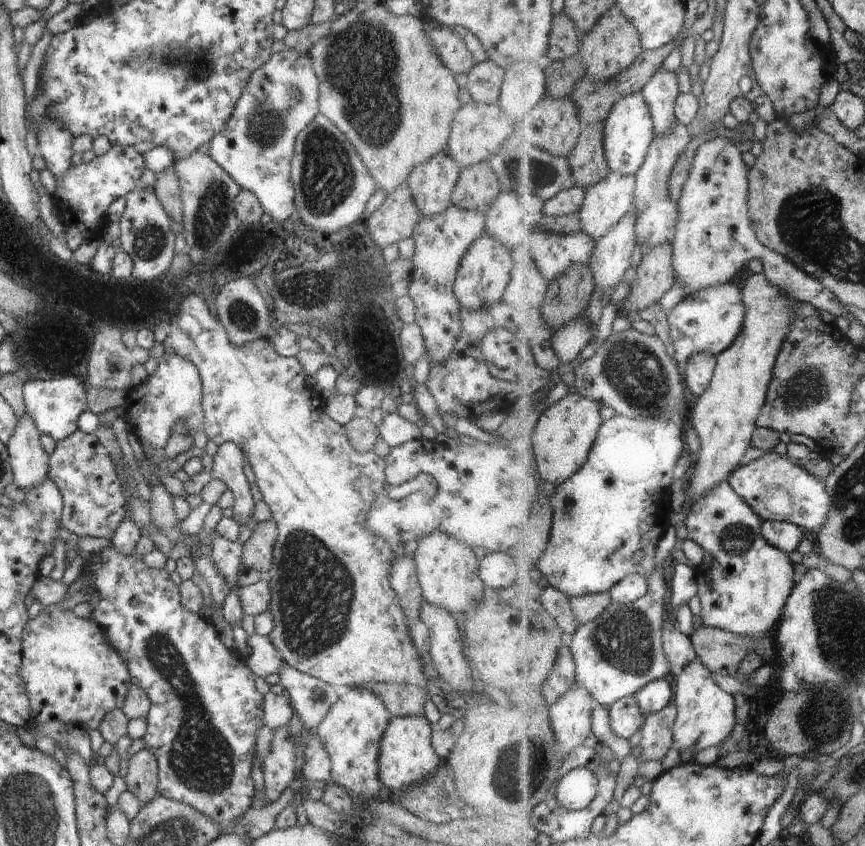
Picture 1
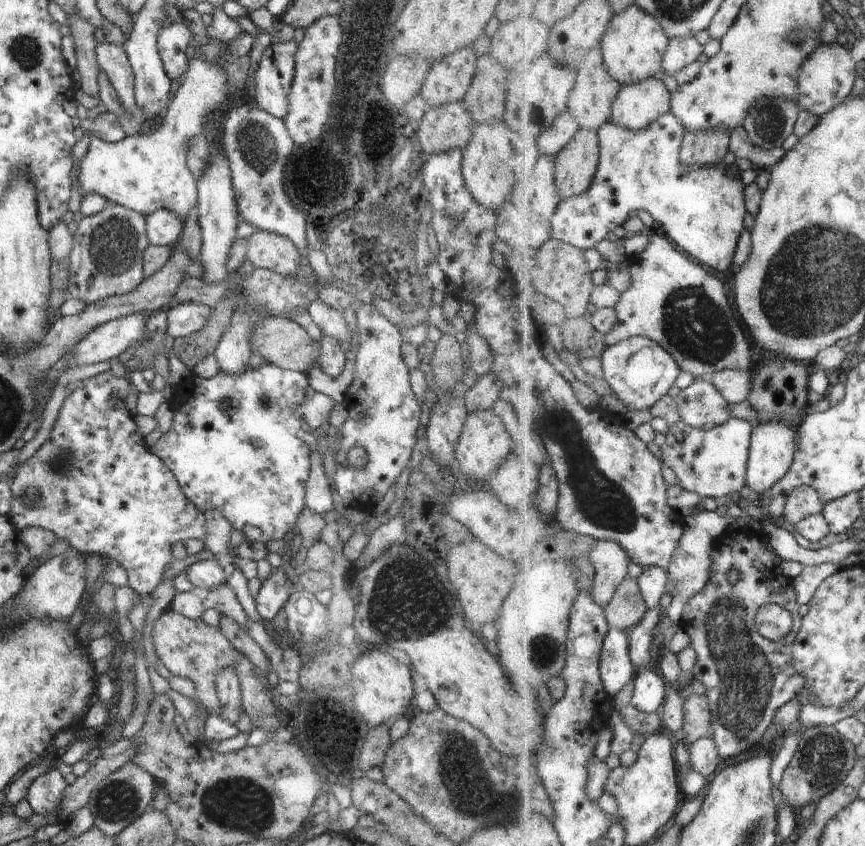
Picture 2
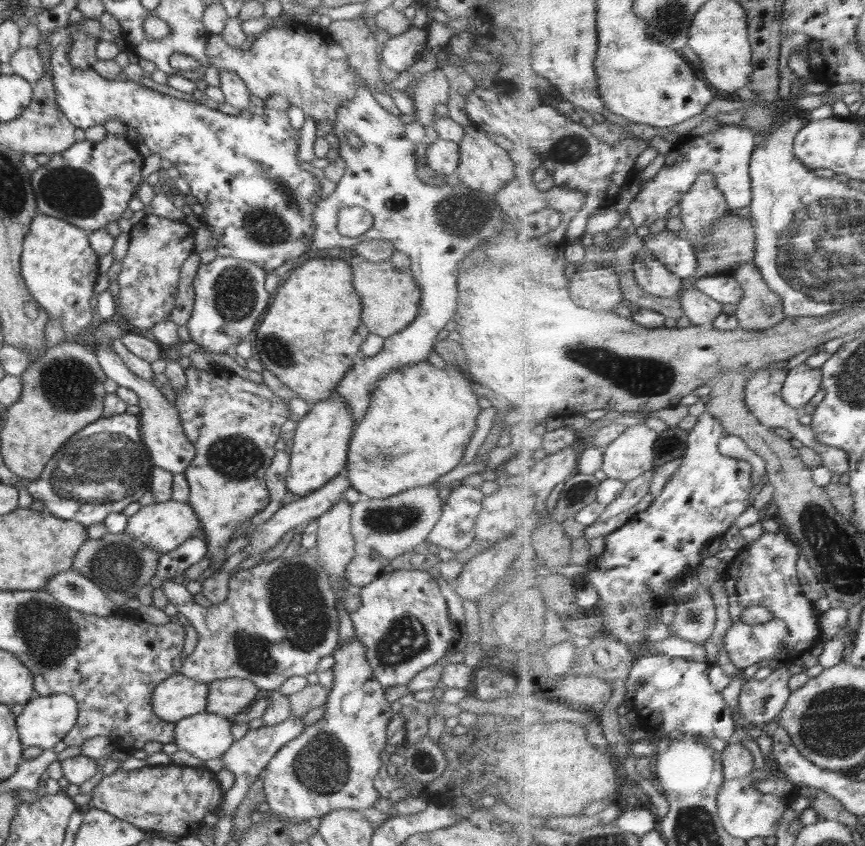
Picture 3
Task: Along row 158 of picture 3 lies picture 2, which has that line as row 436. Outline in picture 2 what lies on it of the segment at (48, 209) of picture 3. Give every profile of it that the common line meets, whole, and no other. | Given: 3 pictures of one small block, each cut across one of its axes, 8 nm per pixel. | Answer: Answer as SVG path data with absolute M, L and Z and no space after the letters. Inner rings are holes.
M111 369L98 373L94 377L80 381L78 386L72 390L71 394L65 397L65 400L58 413L58 418L55 420L50 438L40 446L40 448L25 462L22 462L15 470L15 475L9 482L10 490L12 491L11 507L7 512L9 521L18 531L28 527L40 527L54 532L57 538L66 538L71 544L72 549L79 550L85 555L99 554L103 558L112 558L120 564L129 578L129 586L139 595L147 595L160 584L162 573L174 557L171 551L171 545L175 542L187 541L189 538L196 540L206 540L206 518L195 509L194 505L186 498L182 492L176 477L170 469L158 458L147 446L145 437L138 432L138 426L134 421L127 404L126 397L131 393L133 388L128 376L119 377L112 373ZM50 516L62 516L60 520L50 520Z

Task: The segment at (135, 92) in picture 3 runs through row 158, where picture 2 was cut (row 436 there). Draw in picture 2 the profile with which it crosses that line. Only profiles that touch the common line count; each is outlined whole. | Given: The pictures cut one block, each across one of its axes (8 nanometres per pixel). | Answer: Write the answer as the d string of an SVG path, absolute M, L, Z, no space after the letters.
M264 362L259 368L248 368L241 374L235 375L220 369L218 373L209 378L192 376L192 390L194 390L192 397L188 398L187 402L182 402L180 410L173 411L172 429L169 434L160 437L150 450L170 469L174 474L182 492L186 498L195 506L195 509L204 516L209 511L222 512L222 515L230 522L231 528L237 530L245 536L246 541L252 543L265 544L268 540L288 539L294 534L295 524L300 512L305 508L305 482L309 477L309 470L311 469L311 448L300 438L300 436L292 435L285 425L286 420L292 416L295 410L305 401L306 388L309 385L309 378L307 373L300 371L291 371L290 369L283 369L275 364Z

